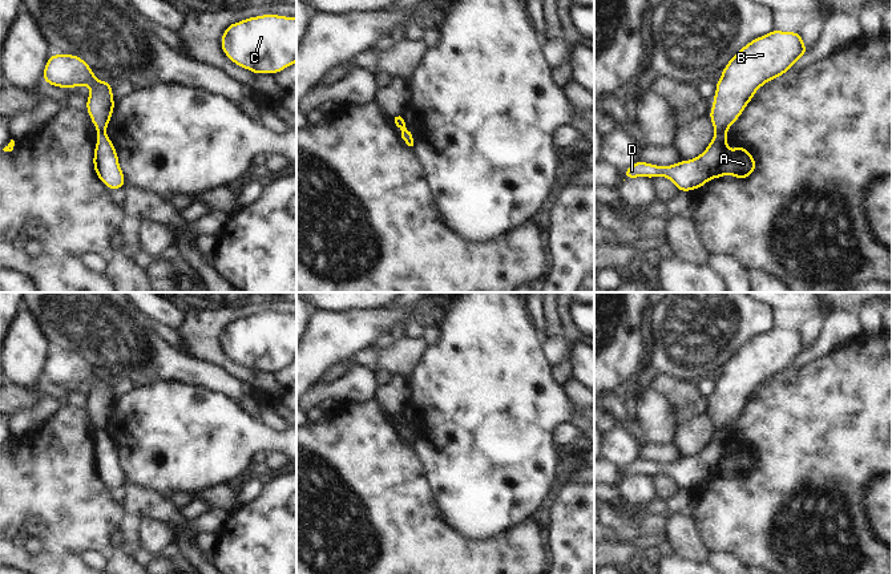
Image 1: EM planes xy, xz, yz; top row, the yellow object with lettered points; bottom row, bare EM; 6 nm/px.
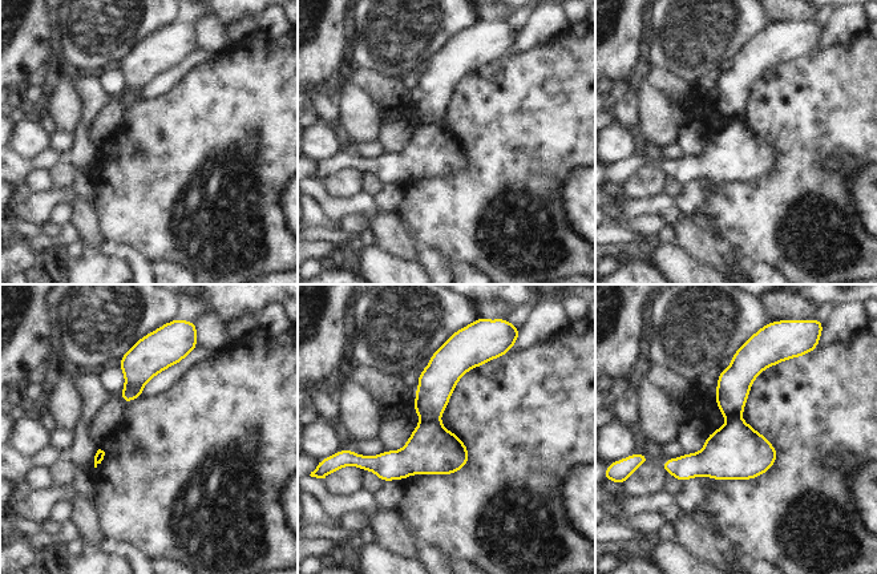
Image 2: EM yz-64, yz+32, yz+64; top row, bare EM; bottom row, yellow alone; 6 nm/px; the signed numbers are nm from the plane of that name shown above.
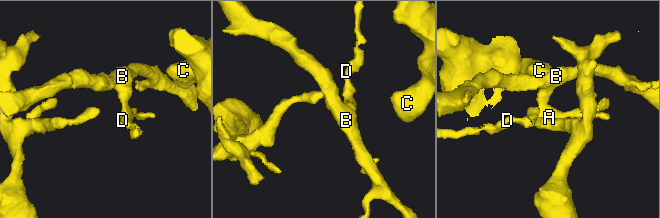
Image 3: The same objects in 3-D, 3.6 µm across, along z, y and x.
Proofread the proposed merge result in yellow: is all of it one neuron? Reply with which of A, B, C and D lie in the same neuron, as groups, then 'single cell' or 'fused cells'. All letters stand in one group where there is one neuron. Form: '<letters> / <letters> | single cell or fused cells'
A C D / B | fused cells

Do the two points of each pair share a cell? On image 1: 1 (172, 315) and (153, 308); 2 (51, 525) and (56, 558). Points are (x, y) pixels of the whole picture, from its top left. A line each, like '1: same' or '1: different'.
1: same
2: different

